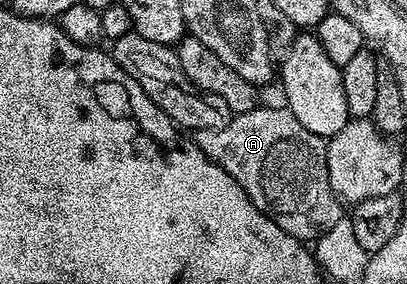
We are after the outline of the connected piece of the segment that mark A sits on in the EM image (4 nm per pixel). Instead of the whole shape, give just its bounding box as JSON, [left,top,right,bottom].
[196,105,343,241]

